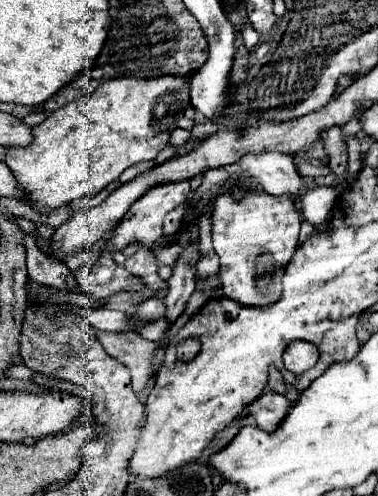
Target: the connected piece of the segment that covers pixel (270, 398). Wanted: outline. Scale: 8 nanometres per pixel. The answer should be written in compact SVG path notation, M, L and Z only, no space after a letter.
M263 393L251 405L255 405L255 413L251 415L257 421L257 427L263 431L275 431L275 427L279 427L279 423L283 421L283 415L287 415L291 407L291 403L277 393Z

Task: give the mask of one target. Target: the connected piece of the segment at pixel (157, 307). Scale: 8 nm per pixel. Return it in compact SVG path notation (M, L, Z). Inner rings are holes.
M151 297L147 301L143 301L139 307L139 313L135 315L135 319L141 319L141 321L149 321L149 319L159 319L165 315L165 305L161 299L157 297Z

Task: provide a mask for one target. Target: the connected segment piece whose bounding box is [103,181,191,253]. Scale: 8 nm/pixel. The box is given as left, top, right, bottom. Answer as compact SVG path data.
M181 181L181 183L169 183L169 185L157 185L153 189L149 189L141 199L137 199L131 209L127 211L127 215L123 217L123 221L119 223L119 227L113 231L113 235L109 237L109 241L105 243L103 251L123 251L127 245L131 243L143 243L143 245L153 245L155 241L159 241L163 237L161 225L163 225L163 217L175 209L177 205L187 201L191 187L189 181Z

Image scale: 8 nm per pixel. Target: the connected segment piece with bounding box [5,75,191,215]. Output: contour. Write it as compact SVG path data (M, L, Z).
M117 77L103 81L95 93L85 99L77 99L63 109L53 111L43 123L33 127L33 143L27 147L9 147L5 153L5 163L13 171L17 187L25 193L25 203L29 203L39 213L49 215L51 211L69 205L73 199L97 195L103 187L115 181L127 167L155 159L157 153L169 141L171 131L183 117L189 105L189 83L191 77L159 77L151 81L141 81L135 77Z

